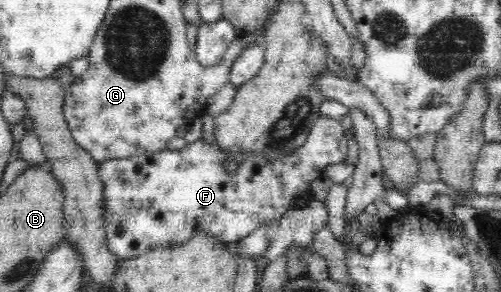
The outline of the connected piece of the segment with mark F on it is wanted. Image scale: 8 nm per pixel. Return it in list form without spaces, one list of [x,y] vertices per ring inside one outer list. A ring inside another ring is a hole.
[[[320,116],[301,148],[270,165],[256,155],[238,161],[234,155],[218,149],[216,144],[206,144],[202,139],[181,150],[167,149],[154,155],[104,162],[99,166],[99,174],[104,183],[107,249],[123,260],[140,256],[152,248],[170,248],[184,244],[196,233],[210,235],[227,244],[242,240],[254,230],[279,222],[287,210],[305,207],[312,200],[310,183],[318,178],[325,178],[326,166],[346,161],[349,139],[338,120]],[[232,160],[236,161],[239,169],[235,175],[230,176],[224,165]]]

